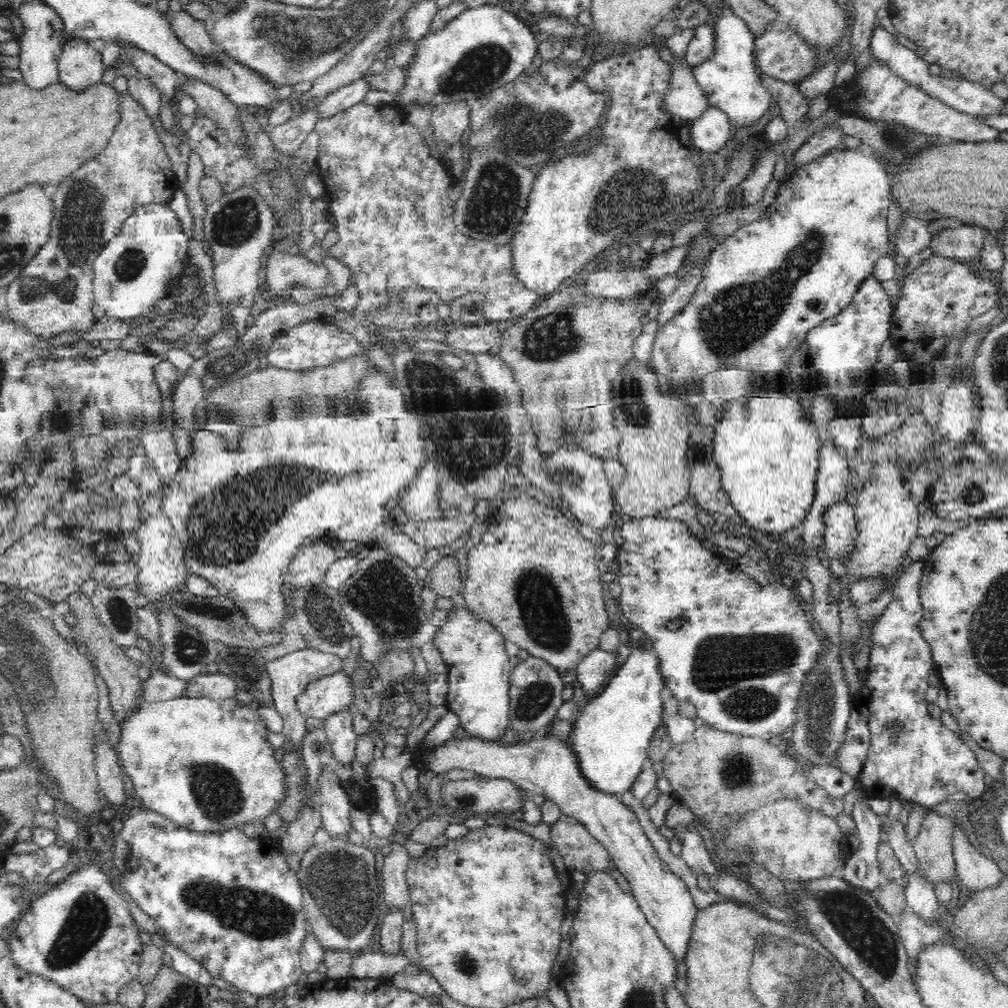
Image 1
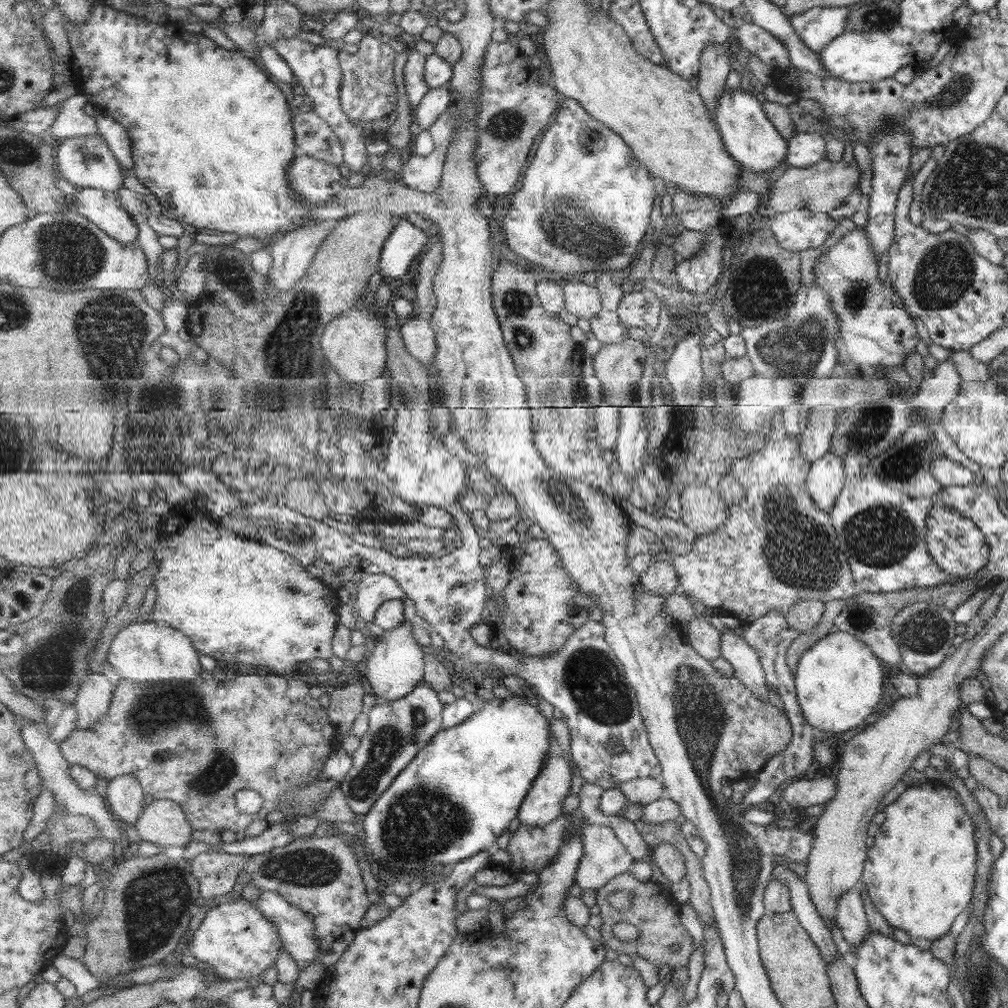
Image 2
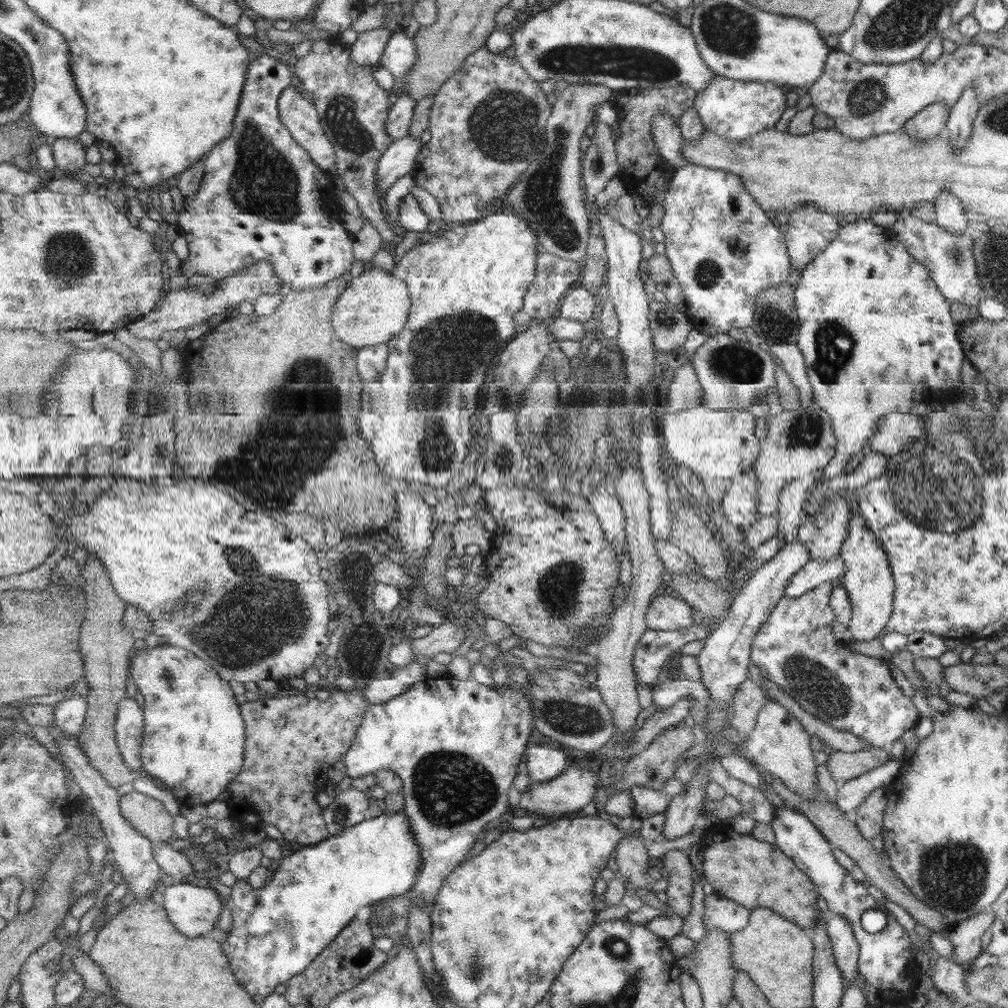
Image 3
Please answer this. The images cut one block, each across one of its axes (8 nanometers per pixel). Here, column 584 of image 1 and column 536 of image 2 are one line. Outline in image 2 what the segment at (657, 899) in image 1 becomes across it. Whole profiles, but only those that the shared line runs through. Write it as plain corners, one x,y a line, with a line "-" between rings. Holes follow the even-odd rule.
552,737
552,746
554,748
548,754
546,766
527,793
526,800
522,802
518,819
526,826
547,826
555,819
559,819
563,814
563,802
571,794
571,783
575,782
576,766
573,760
569,760
562,754
562,750
556,748
554,737

